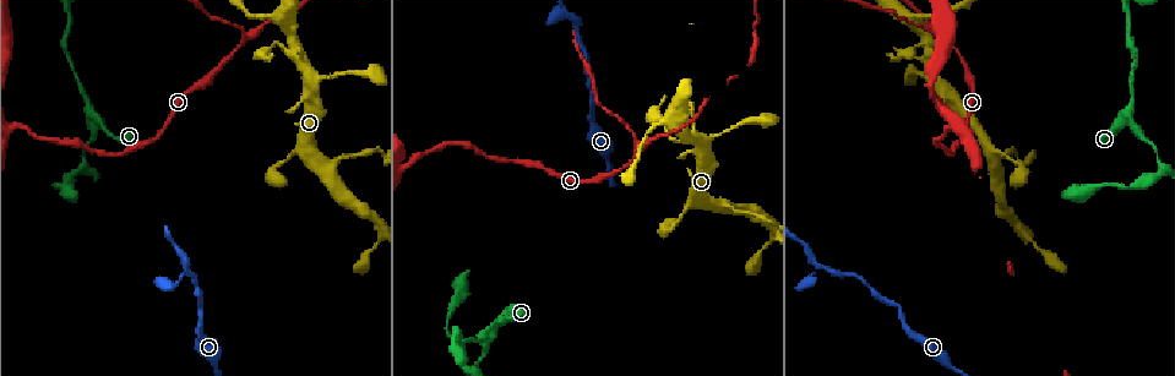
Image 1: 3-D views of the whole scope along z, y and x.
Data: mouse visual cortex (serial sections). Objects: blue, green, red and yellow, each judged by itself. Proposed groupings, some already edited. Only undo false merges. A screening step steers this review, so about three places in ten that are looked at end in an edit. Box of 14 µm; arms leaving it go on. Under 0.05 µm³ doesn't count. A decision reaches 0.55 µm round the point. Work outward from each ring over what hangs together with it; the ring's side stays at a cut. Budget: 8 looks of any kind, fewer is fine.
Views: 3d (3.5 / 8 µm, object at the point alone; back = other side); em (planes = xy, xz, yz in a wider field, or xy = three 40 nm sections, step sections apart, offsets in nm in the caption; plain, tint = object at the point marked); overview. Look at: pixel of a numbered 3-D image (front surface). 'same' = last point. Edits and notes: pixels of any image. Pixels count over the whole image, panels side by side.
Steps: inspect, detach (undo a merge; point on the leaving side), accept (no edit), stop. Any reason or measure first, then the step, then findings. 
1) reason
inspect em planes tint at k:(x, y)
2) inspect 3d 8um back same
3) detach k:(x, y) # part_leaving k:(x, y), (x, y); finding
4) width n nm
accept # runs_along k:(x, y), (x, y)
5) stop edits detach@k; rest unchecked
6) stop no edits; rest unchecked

branch point
inspect 3d 3.5um at 1:(246, 36)

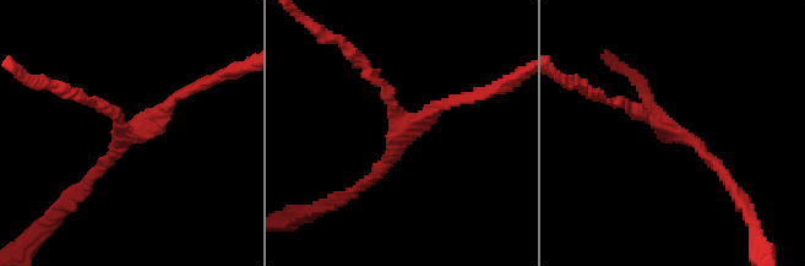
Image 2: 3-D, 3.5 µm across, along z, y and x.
inspect em xy step 2 tint at 2:(403, 132)

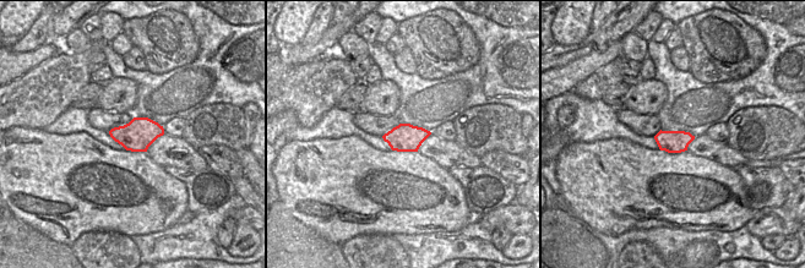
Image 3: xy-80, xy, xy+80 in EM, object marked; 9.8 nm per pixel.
accept # runs_along 2:(730, 182), (692, 140), (618, 102); all the same cell

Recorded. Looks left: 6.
inspect 3d 8um at 1:(1123, 121)

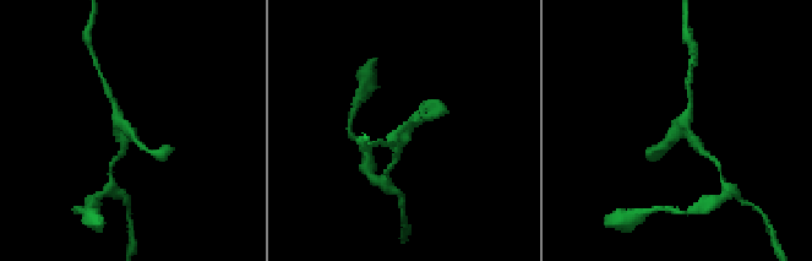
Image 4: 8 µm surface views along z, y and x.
inspect 3d 3.5um at 4:(132, 133)

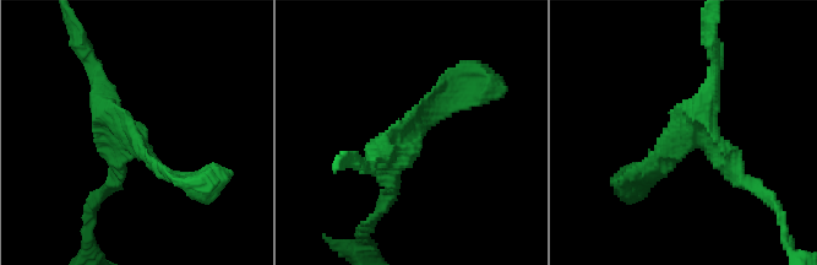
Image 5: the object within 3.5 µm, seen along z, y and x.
arms 3; arm_widths 150, 200, 300 nm; shape alone is not enough
inspect em planes tint at 5:(409, 144)

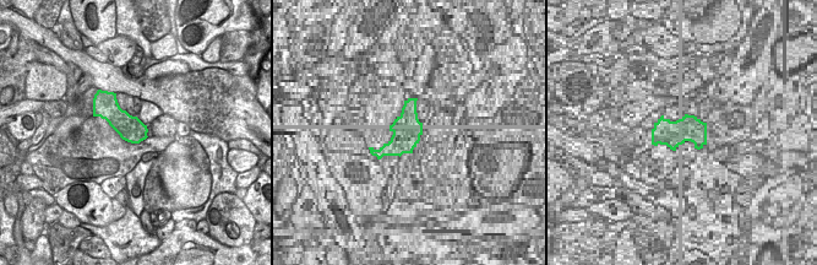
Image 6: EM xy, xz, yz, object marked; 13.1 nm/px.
width 340 nm
accept # runs_along 5:(456, 103), (414, 128), (385, 200); continuous, no second cell

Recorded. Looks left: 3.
inspect 3d 3.5um at 1:(478, 366)

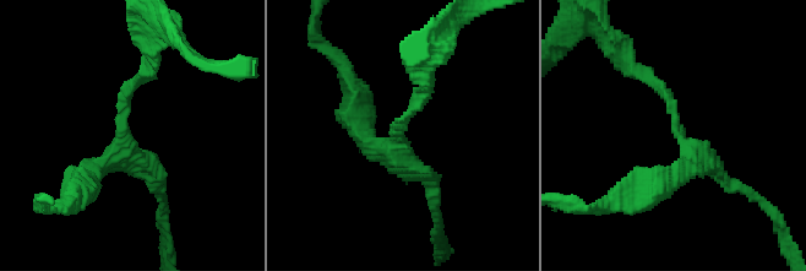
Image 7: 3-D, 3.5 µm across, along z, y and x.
arms 3; arm_widths 200, 200, 250 nm
inspect em xy step 3 tint at 7:(398, 131)

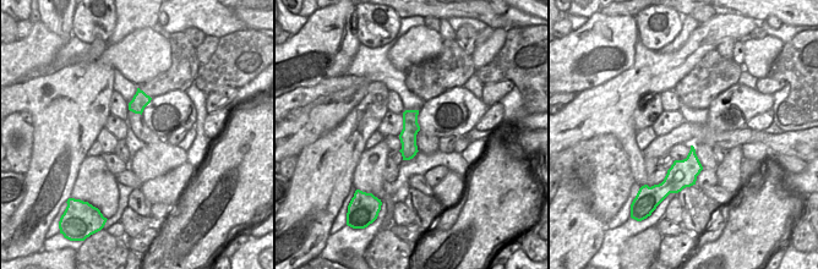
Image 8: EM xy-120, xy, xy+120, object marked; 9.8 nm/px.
accept # runs_along 8:(414, 113), (410, 116), (405, 157); one cell here

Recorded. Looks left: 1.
stop no edits; rest unchecked

